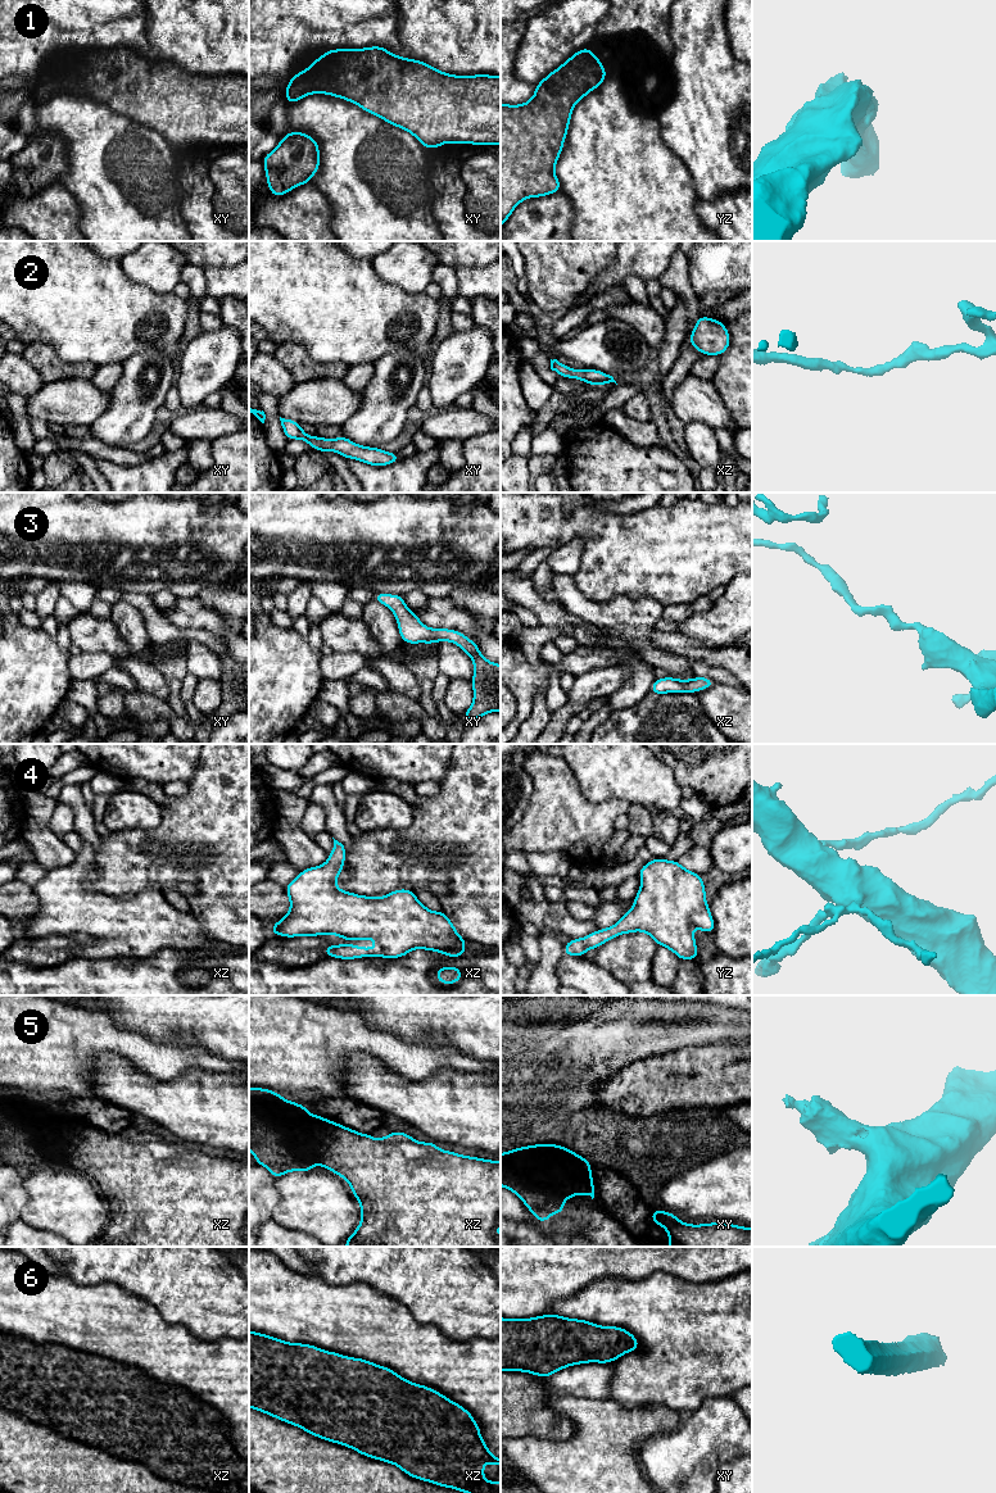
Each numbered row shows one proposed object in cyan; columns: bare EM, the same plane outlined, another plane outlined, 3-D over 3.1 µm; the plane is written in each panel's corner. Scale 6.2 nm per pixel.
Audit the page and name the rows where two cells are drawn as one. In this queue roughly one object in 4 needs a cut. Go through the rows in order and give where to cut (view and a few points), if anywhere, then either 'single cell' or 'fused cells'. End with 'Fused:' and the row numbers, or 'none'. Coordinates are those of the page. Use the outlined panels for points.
1: no cut | single cell
2: no cut | single cell
3: no cut | single cell
4: no cut | single cell
5: no cut | single cell
6: no cut | single cell
Fused: none

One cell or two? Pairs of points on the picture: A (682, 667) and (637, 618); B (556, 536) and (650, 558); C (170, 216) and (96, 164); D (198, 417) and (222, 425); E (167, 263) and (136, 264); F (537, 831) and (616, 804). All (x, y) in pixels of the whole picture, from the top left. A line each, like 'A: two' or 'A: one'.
A: one
B: one
C: one
D: one
E: one
F: one

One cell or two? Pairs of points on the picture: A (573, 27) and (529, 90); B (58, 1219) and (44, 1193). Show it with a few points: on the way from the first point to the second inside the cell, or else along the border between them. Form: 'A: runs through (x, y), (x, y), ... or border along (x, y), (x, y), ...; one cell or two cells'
A: runs through (557, 42), (529, 71), (529, 75); one cell
B: runs through (58, 1212), (58, 1207), (50, 1199); one cell

